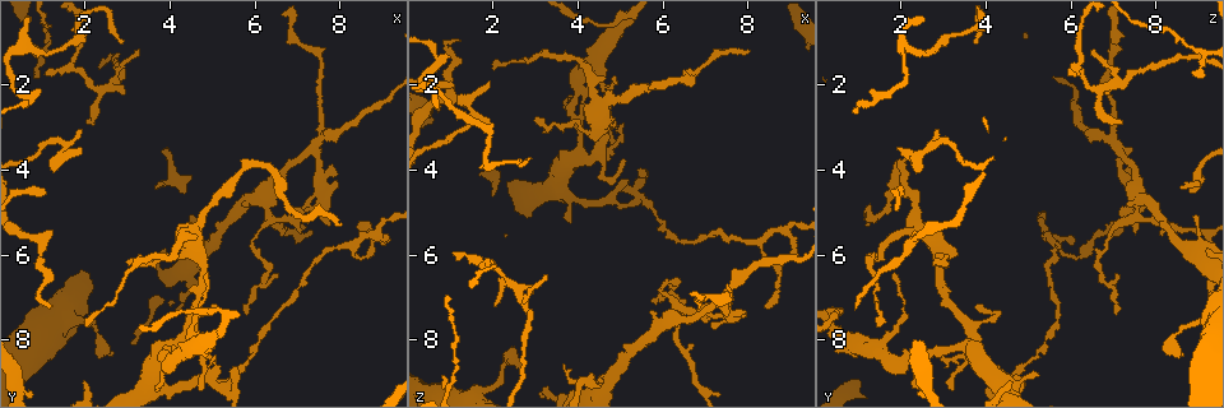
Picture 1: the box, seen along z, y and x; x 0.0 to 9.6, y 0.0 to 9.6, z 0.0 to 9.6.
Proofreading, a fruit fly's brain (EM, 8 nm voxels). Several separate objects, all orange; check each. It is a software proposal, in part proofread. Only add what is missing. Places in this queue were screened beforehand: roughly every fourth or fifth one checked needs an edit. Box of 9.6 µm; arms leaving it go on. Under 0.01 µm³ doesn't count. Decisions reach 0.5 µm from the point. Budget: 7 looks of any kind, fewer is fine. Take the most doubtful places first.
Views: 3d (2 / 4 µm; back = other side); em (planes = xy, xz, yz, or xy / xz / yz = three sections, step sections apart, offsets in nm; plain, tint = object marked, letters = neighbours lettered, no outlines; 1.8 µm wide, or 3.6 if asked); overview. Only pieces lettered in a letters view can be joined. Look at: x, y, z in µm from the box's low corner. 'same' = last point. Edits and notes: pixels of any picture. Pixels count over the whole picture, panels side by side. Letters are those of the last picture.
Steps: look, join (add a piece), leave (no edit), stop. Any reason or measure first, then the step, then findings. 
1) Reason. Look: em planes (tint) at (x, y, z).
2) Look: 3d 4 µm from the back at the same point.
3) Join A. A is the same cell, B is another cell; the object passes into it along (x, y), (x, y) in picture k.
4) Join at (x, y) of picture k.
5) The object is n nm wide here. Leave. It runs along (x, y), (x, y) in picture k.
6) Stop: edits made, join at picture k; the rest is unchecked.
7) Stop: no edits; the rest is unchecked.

Arms part here. Look: 3d 2 µm at (1.70, 1.60, 6.15).

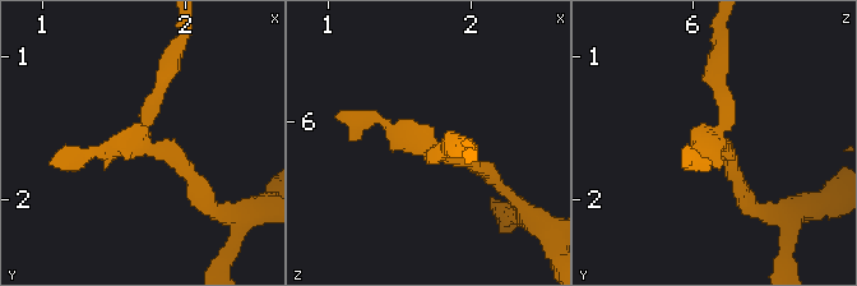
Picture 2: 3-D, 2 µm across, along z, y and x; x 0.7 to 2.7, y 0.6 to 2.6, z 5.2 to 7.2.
Look: em 3.6 µm yz step 16 (tint) at (1.76, 1.60, 6.24).

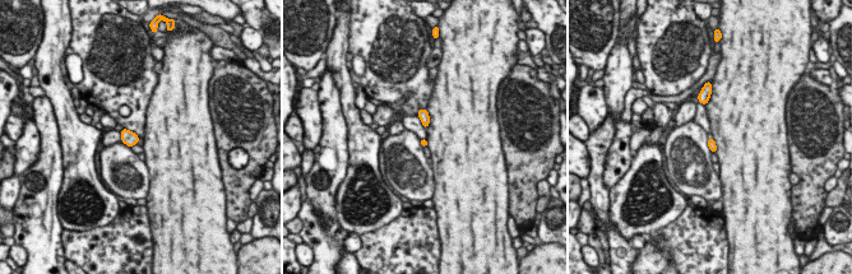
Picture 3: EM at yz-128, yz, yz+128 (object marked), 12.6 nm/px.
Look: em 3.6 µm yz step 16 (letters) at the same point.

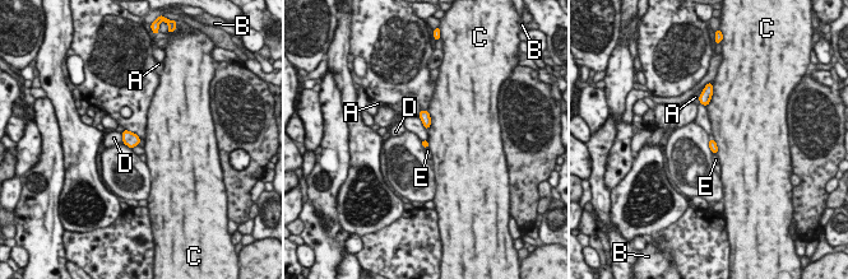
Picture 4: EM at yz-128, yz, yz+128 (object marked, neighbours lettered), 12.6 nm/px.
The longest contact is with C, 240 nm. Leave. A, B, C, D and E are other cells; a border runs along (429, 111), (430, 125), (426, 129) in picture 4; no lettered piece goes on from it.

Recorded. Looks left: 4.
Thin end. Look: em planes (letters) at (2.85, 1.05, 3.80).

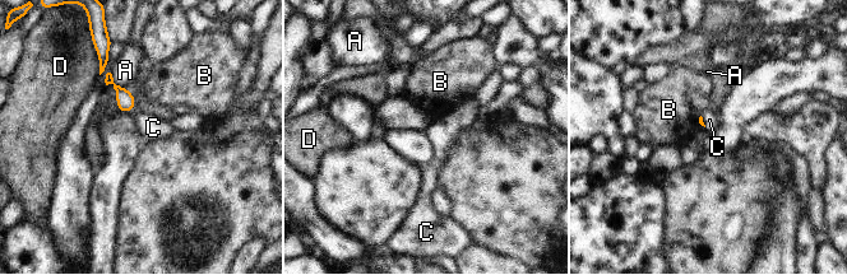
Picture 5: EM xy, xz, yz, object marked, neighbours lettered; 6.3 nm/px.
The longest contact is with A, 130 nm. Join C. C is the same cell, A, B and D are other cells; the neuron continues.

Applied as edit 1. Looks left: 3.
Thin end. Look: 3d 4 µm at (6.55, 6.45, 7.15).

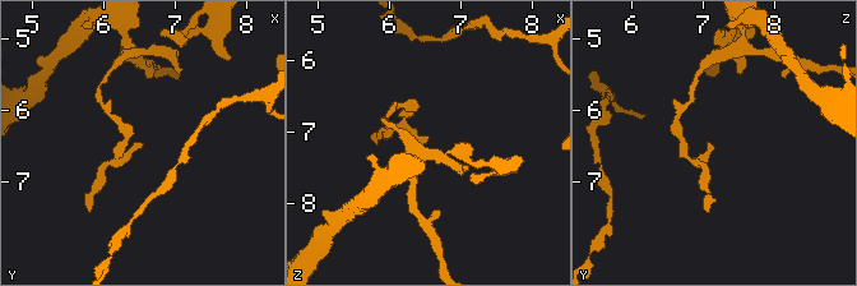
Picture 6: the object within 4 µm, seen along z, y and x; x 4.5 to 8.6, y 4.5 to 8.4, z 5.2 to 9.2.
Need the tissue. Look: em xz step 16 (letters) at (6.55, 6.45, 7.05).

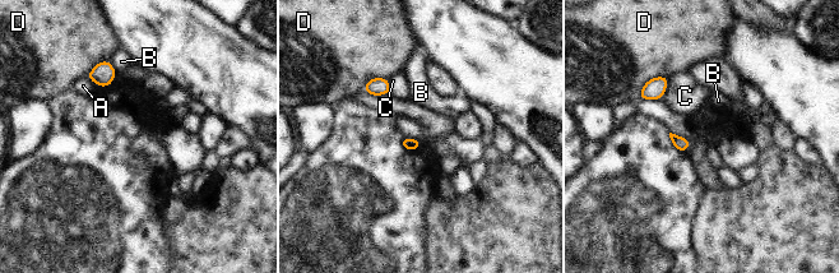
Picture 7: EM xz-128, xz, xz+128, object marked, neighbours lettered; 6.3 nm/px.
Leave. A, B, C and D are other cells; a border runs along (668, 78), (668, 84), (661, 98) in picture 7; no lettered piece goes on from it.

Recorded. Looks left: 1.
Stop: edits made, join at picture 5; the rest is unchecked.

